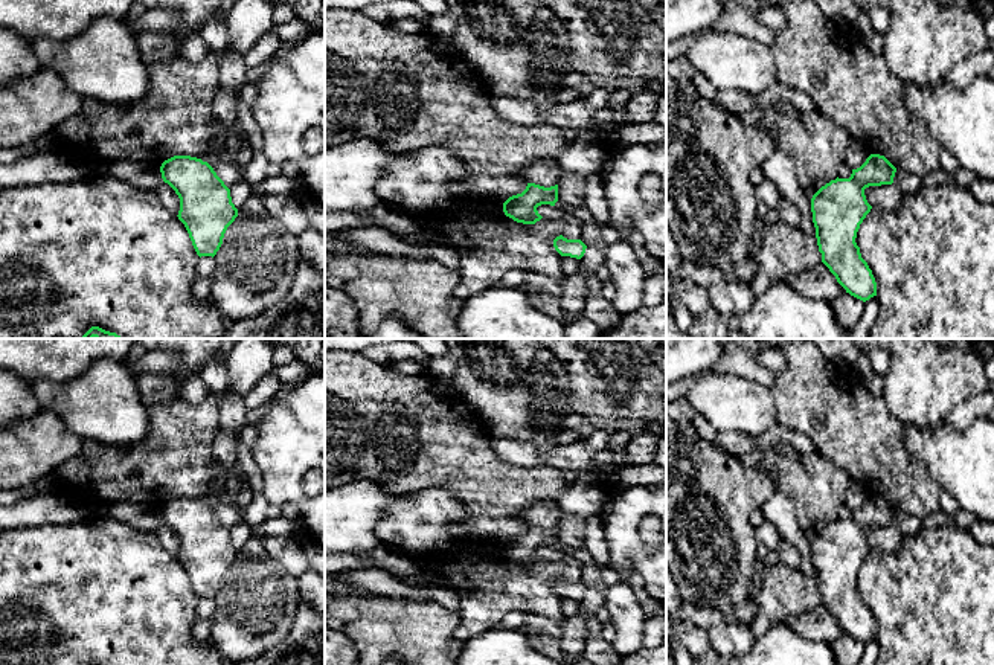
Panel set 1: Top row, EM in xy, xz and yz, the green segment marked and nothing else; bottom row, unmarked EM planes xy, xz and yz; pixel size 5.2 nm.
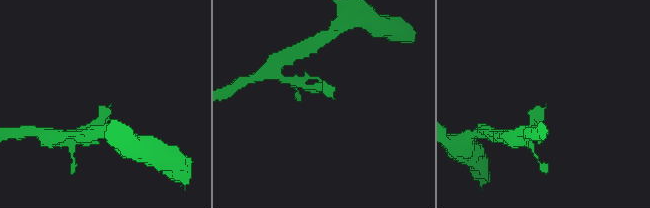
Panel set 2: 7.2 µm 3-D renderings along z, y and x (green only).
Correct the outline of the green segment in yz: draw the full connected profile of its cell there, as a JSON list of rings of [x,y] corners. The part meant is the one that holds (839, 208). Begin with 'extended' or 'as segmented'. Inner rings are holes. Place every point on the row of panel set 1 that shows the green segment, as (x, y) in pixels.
as segmented; [[[880,154],[852,169],[849,178],[835,178],[811,198],[813,223],[822,262],[851,296],[866,302],[877,296],[877,282],[855,243],[860,224],[871,212],[864,189],[892,185],[896,168]]]

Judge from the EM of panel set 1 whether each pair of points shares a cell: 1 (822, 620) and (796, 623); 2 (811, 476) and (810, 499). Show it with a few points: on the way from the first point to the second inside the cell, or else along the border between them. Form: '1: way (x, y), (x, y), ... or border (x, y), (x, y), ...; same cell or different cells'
1: way (816, 623), (802, 623); same cell
2: way (811, 482), (811, 493); same cell

